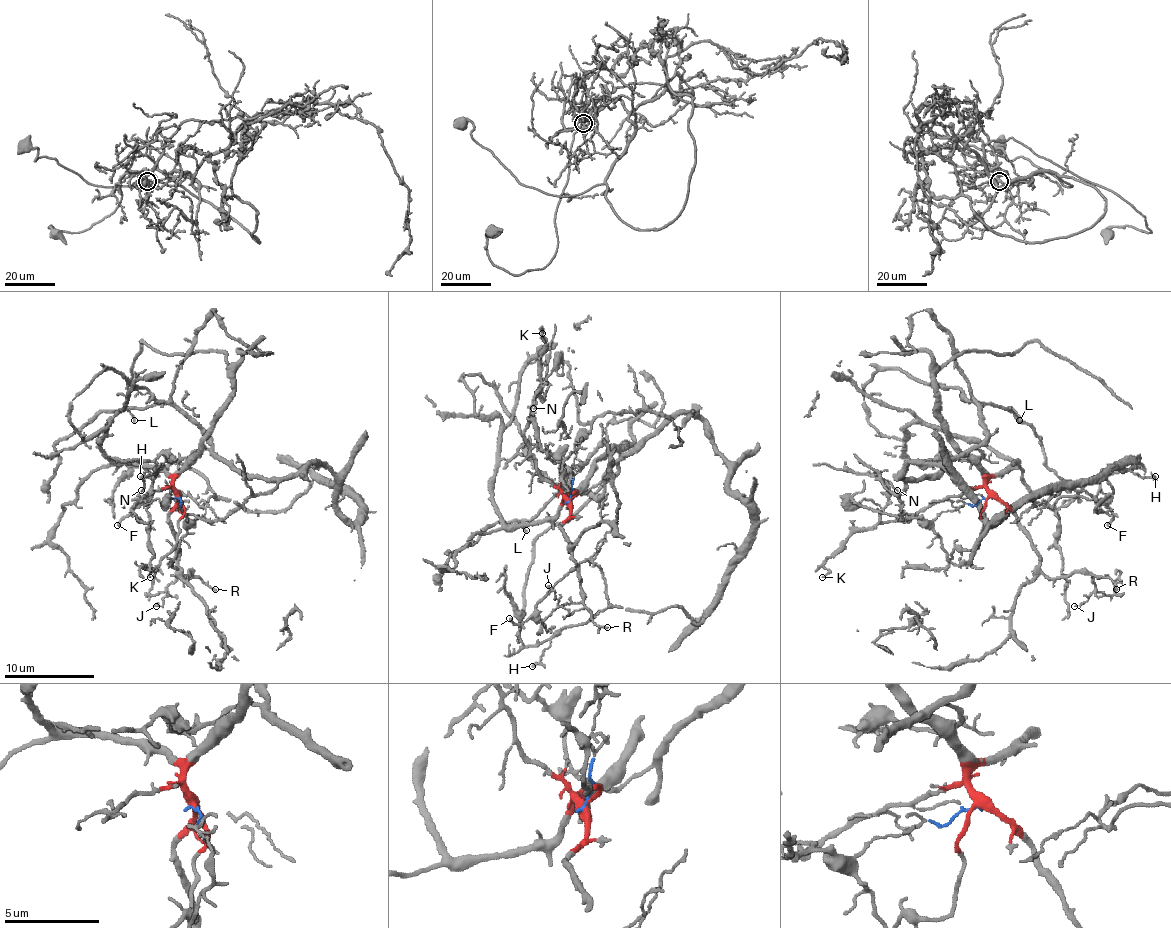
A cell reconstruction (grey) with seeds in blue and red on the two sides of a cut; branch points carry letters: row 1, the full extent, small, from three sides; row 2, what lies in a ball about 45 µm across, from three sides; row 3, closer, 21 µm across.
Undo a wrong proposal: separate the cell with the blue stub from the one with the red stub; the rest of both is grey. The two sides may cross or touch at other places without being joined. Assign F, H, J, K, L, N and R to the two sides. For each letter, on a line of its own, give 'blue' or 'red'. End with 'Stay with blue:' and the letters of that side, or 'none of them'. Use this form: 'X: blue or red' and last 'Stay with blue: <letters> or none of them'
F: blue
H: blue
J: red
K: red
L: blue
N: red
R: red
Stay with blue: F, H, L

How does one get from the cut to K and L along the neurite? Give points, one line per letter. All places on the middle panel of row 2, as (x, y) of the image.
K: (570, 501), (536, 467), (536, 458), (525, 434), (534, 393), (540, 386), (545, 339), (543, 332)
L: (570, 501), (579, 440), (599, 416), (669, 418), (608, 472), (599, 497), (558, 492), (527, 531)

